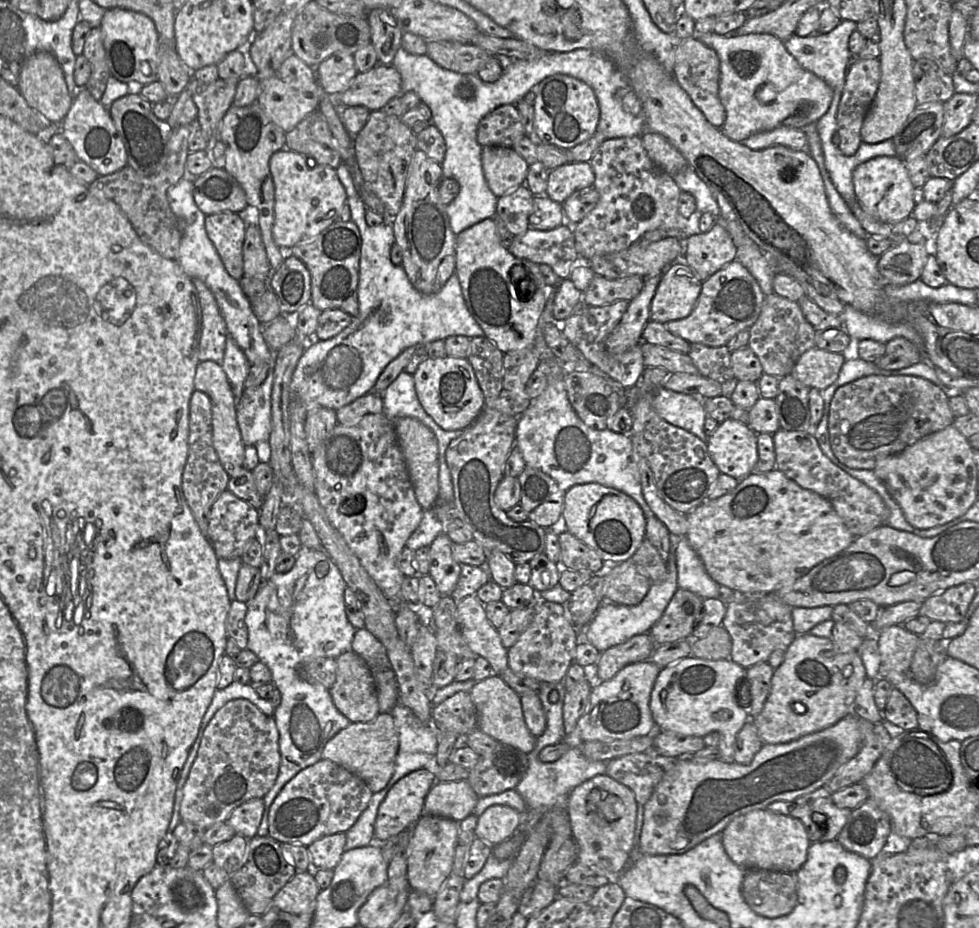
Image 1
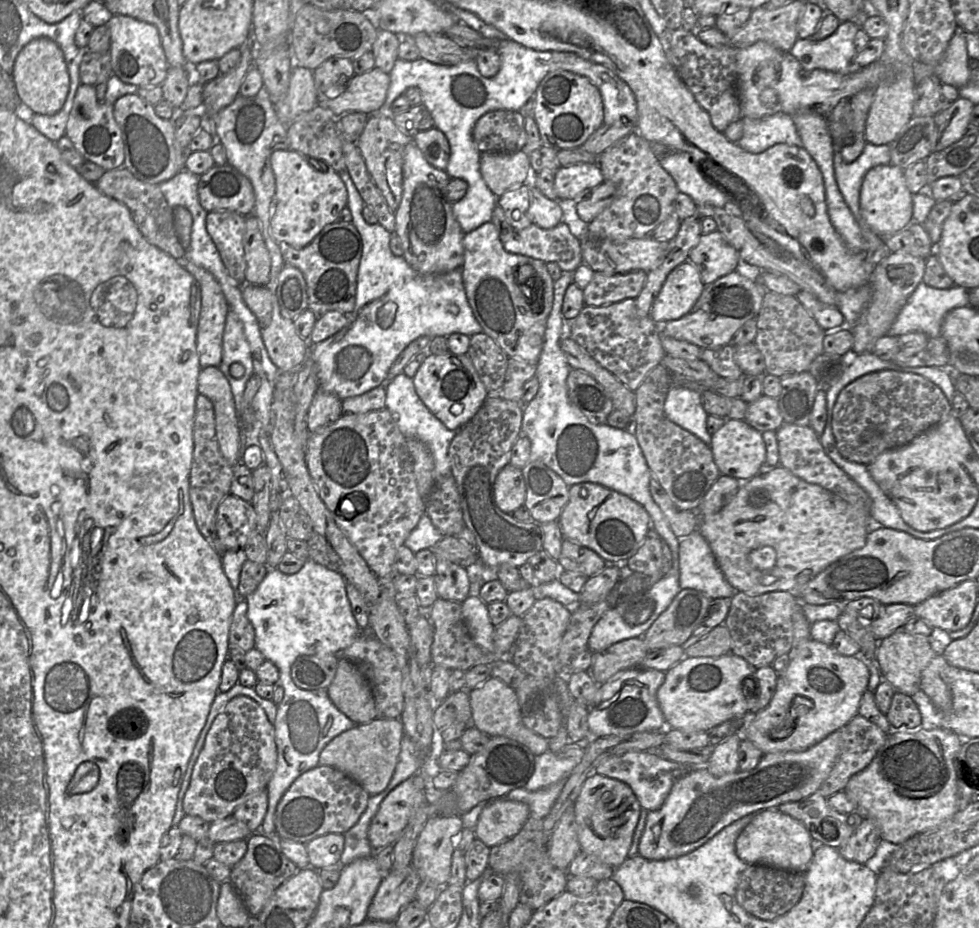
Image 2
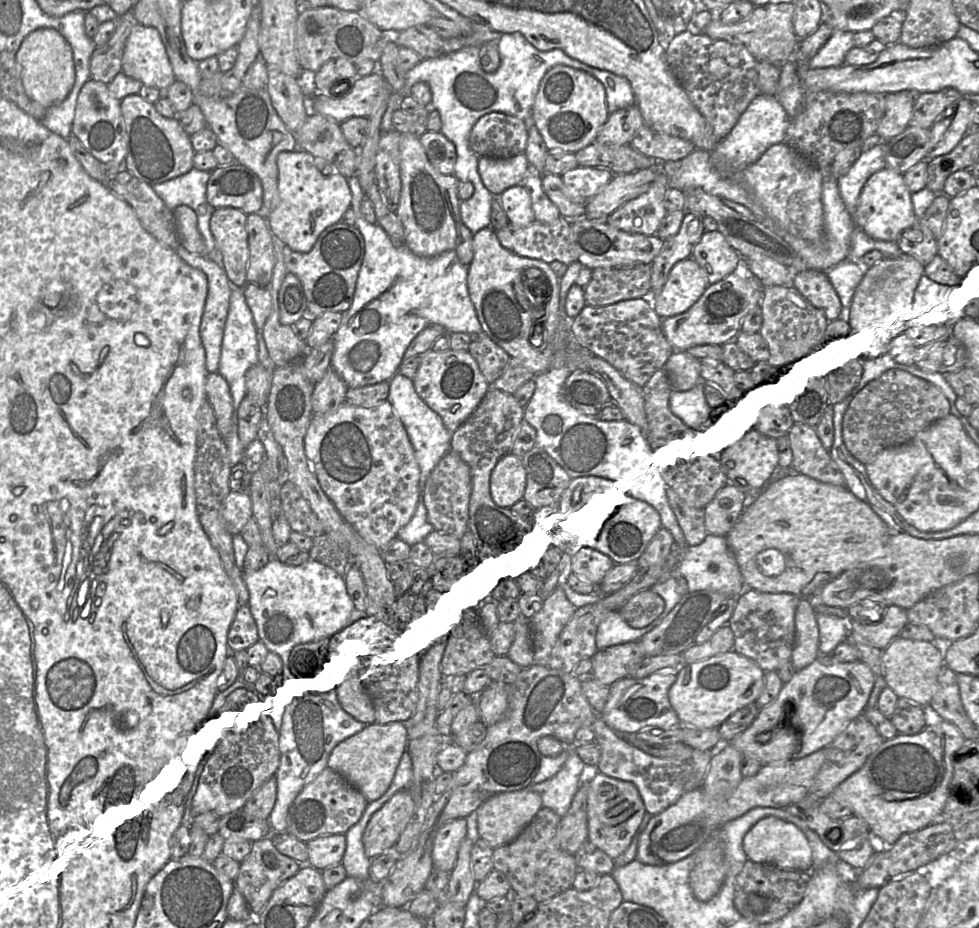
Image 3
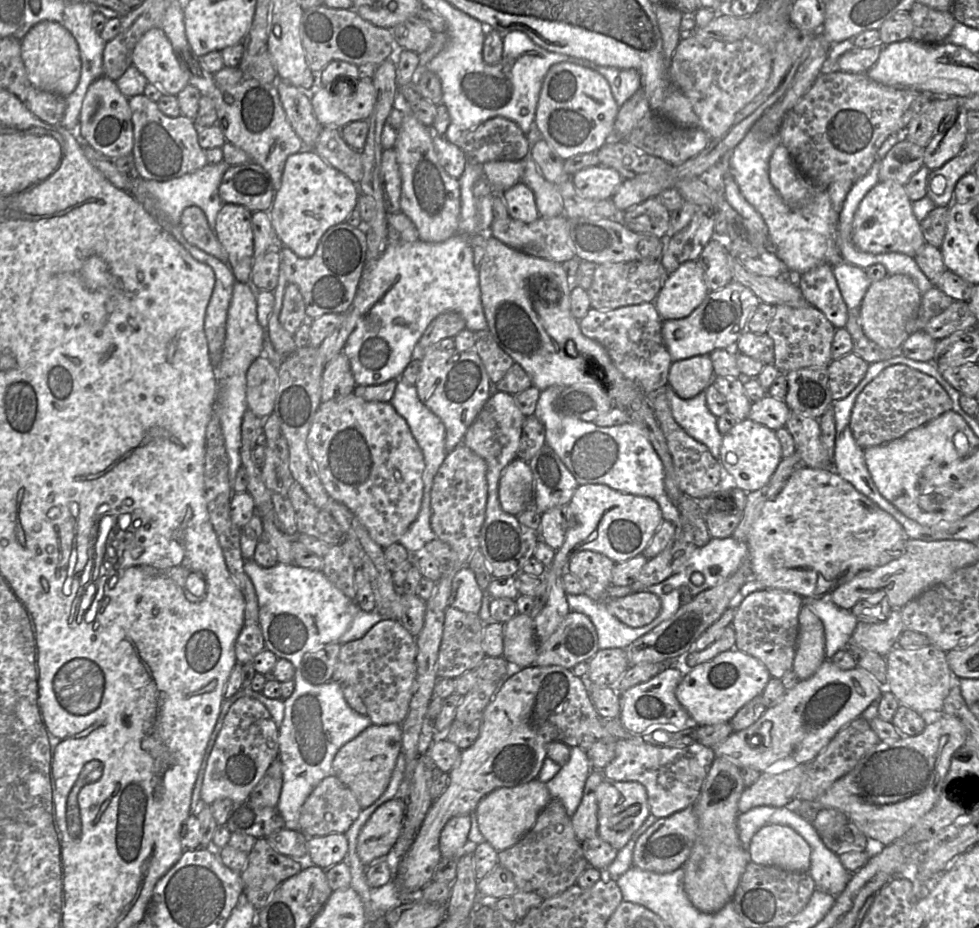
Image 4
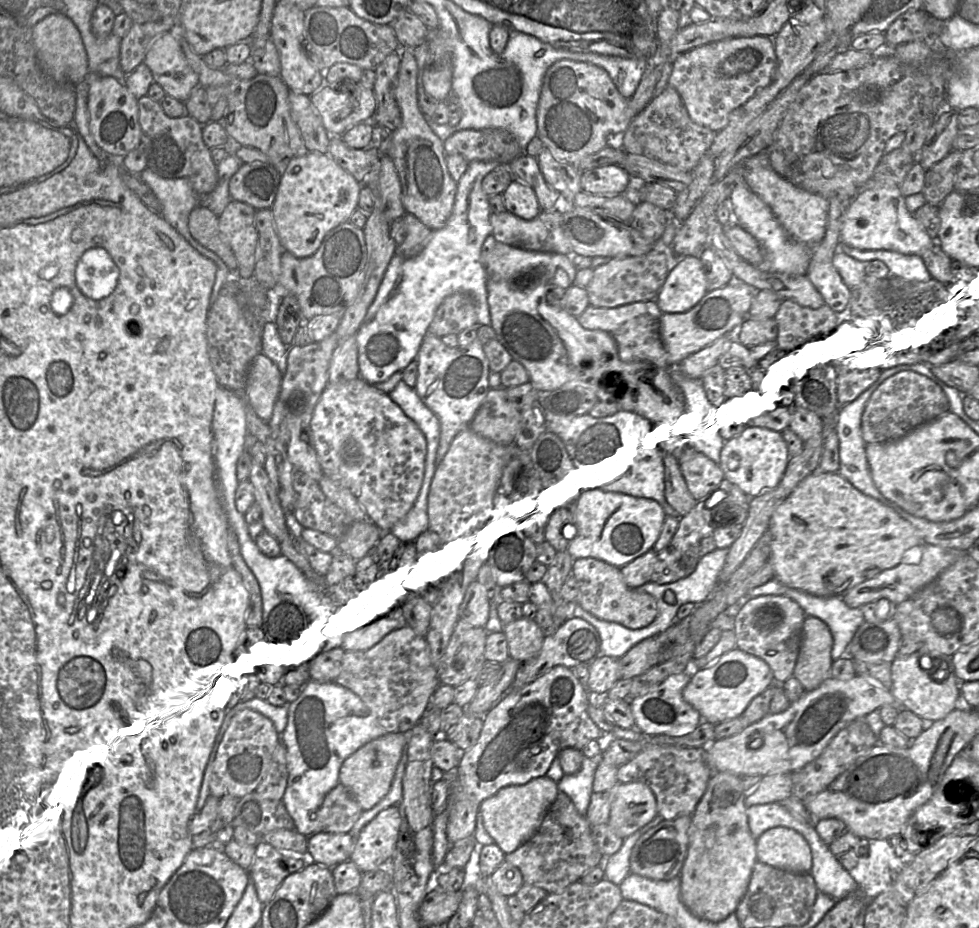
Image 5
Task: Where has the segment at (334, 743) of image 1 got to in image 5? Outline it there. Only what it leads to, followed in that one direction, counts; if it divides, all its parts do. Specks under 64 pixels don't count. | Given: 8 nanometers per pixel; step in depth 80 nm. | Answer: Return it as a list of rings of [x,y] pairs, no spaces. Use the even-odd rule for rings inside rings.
[[[386,731],[379,737],[362,742],[343,761],[339,770],[339,783],[349,791],[362,810],[374,806],[388,792],[405,742],[406,734],[403,732]]]

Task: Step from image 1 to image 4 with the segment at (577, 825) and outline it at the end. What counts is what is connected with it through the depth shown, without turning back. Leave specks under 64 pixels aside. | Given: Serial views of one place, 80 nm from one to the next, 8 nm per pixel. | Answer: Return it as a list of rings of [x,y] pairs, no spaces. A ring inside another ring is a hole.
[[[604,779],[596,788],[598,805],[598,836],[608,842],[617,851],[621,850],[632,835],[641,827],[650,815],[645,787],[636,782],[617,782]]]

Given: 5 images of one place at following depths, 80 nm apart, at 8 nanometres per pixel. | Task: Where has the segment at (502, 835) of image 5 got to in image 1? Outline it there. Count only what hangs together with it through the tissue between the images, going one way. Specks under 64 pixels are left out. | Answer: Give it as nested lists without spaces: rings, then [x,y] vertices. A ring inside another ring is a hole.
[[[491,805],[477,820],[476,837],[495,846],[511,837],[522,821],[522,814],[504,805]]]

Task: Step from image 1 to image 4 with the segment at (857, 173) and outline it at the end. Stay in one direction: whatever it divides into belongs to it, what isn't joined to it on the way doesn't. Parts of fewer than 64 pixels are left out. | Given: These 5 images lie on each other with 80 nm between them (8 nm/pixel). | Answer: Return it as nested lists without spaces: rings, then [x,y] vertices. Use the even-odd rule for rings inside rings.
[[[892,180],[879,181],[864,196],[854,215],[852,241],[856,248],[868,253],[899,252],[910,257],[915,256],[926,241],[904,185]]]

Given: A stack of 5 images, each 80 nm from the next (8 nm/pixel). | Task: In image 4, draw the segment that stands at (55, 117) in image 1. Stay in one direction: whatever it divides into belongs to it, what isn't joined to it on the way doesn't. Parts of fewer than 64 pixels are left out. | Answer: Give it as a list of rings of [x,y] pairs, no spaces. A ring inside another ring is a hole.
[[[46,20],[32,27],[22,39],[21,56],[37,89],[68,97],[77,87],[82,67],[79,47],[71,32],[58,22]]]

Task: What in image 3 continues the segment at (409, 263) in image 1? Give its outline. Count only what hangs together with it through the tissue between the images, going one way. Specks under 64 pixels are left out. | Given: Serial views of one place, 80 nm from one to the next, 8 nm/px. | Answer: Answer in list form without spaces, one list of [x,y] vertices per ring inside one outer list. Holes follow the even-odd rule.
[[[401,133],[400,142],[401,196],[396,211],[404,231],[405,245],[416,255],[434,257],[454,250],[459,260],[469,266],[473,260],[473,233],[463,223],[460,216],[458,179],[444,175],[430,163],[419,137]]]

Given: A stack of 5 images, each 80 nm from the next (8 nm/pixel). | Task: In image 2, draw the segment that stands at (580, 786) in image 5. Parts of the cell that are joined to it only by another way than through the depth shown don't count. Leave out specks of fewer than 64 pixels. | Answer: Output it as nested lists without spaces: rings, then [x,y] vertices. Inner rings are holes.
[[[563,778],[554,784],[537,791],[528,791],[525,788],[517,788],[508,792],[504,798],[526,803],[529,806],[530,816],[543,819],[551,810],[559,797],[567,778]]]

